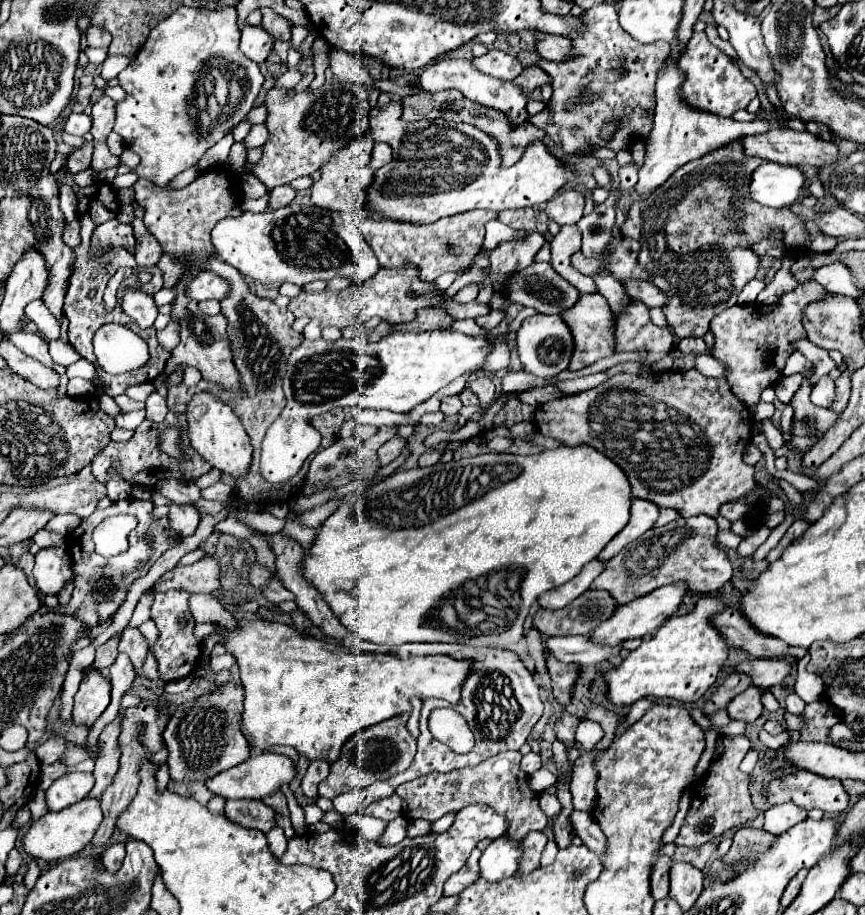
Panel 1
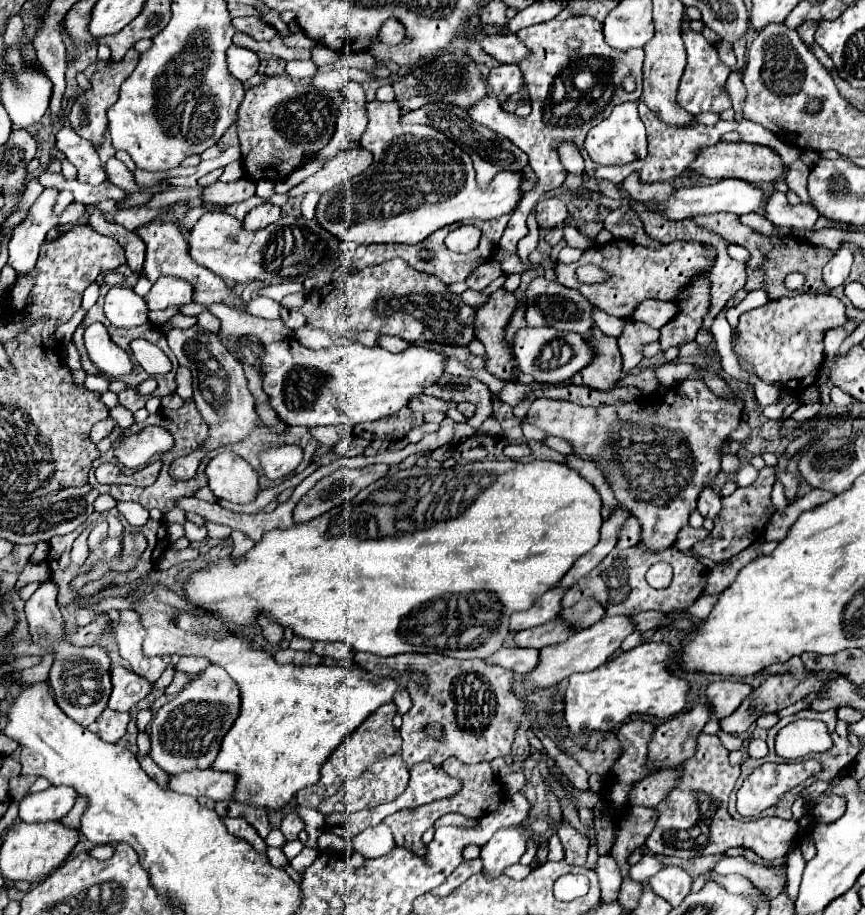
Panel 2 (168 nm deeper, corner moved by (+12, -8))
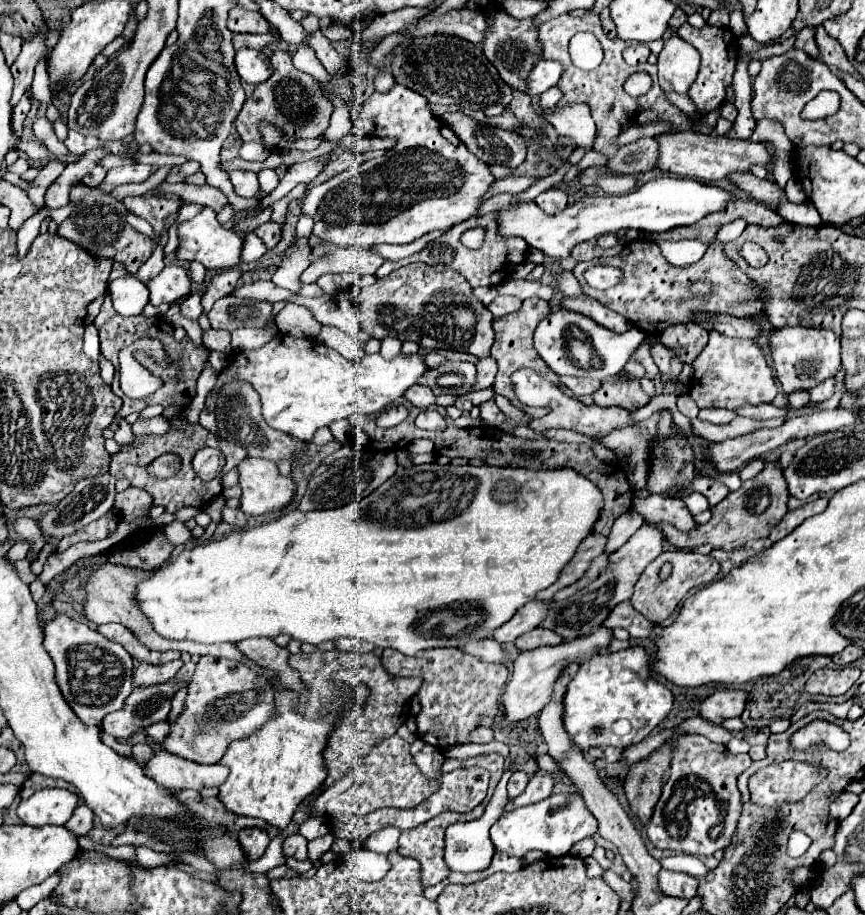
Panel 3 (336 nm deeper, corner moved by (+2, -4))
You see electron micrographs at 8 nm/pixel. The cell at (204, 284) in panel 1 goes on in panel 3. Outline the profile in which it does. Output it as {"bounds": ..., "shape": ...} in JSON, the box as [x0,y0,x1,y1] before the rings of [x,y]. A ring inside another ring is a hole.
{"bounds":[147,266,191,306],"shape":[[[165,266],[159,276],[147,284],[153,306],[173,304],[175,300],[191,294],[191,278],[183,266]]]}

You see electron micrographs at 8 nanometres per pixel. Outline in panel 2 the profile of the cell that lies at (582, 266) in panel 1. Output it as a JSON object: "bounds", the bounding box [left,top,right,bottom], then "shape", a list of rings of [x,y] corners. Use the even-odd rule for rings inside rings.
{"bounds":[555,240,715,318],"shape":[[[615,240],[603,246],[595,246],[583,252],[583,256],[577,262],[571,264],[557,264],[555,274],[557,274],[557,282],[567,286],[567,288],[575,288],[579,290],[585,298],[589,298],[593,302],[593,306],[597,306],[599,310],[617,316],[617,318],[631,318],[635,308],[649,298],[655,300],[677,300],[681,296],[681,292],[693,282],[695,276],[709,276],[709,270],[713,266],[715,258],[705,254],[703,244],[699,242],[673,242],[667,246],[661,246],[659,250],[651,250],[645,246],[639,246],[631,240]],[[583,264],[597,264],[603,270],[607,270],[611,274],[611,278],[603,284],[579,284],[575,278],[575,270]]]}

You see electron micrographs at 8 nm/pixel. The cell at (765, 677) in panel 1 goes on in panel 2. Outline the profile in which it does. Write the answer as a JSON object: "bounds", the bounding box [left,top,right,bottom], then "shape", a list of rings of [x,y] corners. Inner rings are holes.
{"bounds":[707,680,751,720],"shape":[[[721,680],[721,682],[713,682],[707,688],[707,700],[709,700],[709,708],[711,712],[721,720],[729,714],[733,714],[739,704],[751,694],[751,686],[745,682],[733,682],[733,680]]]}

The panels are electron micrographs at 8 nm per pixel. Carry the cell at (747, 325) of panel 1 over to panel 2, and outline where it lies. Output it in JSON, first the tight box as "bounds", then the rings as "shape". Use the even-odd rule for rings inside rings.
{"bounds":[733,294,845,392],"shape":[[[799,294],[781,298],[761,308],[749,310],[739,318],[739,338],[733,350],[739,358],[753,362],[757,374],[767,384],[779,382],[783,390],[801,392],[815,384],[819,378],[823,354],[823,330],[841,326],[845,322],[845,306],[835,296]]]}

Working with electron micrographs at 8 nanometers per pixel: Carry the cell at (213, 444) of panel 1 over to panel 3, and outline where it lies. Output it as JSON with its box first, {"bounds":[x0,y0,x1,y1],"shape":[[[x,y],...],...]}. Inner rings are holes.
{"bounds":[235,456,295,516],"shape":[[[247,456],[235,468],[239,470],[239,486],[243,490],[241,510],[247,516],[261,516],[293,500],[295,484],[291,478],[281,476],[275,462]]]}

